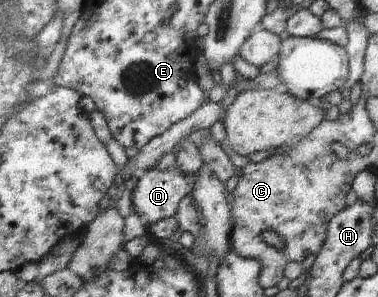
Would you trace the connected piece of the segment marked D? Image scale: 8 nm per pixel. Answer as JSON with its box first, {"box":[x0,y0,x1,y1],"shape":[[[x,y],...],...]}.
{"box":[132,165,198,225],"shape":[[[179,165],[161,170],[148,170],[137,179],[132,192],[132,210],[148,225],[175,217],[181,200],[194,191],[198,174],[187,176]]]}

